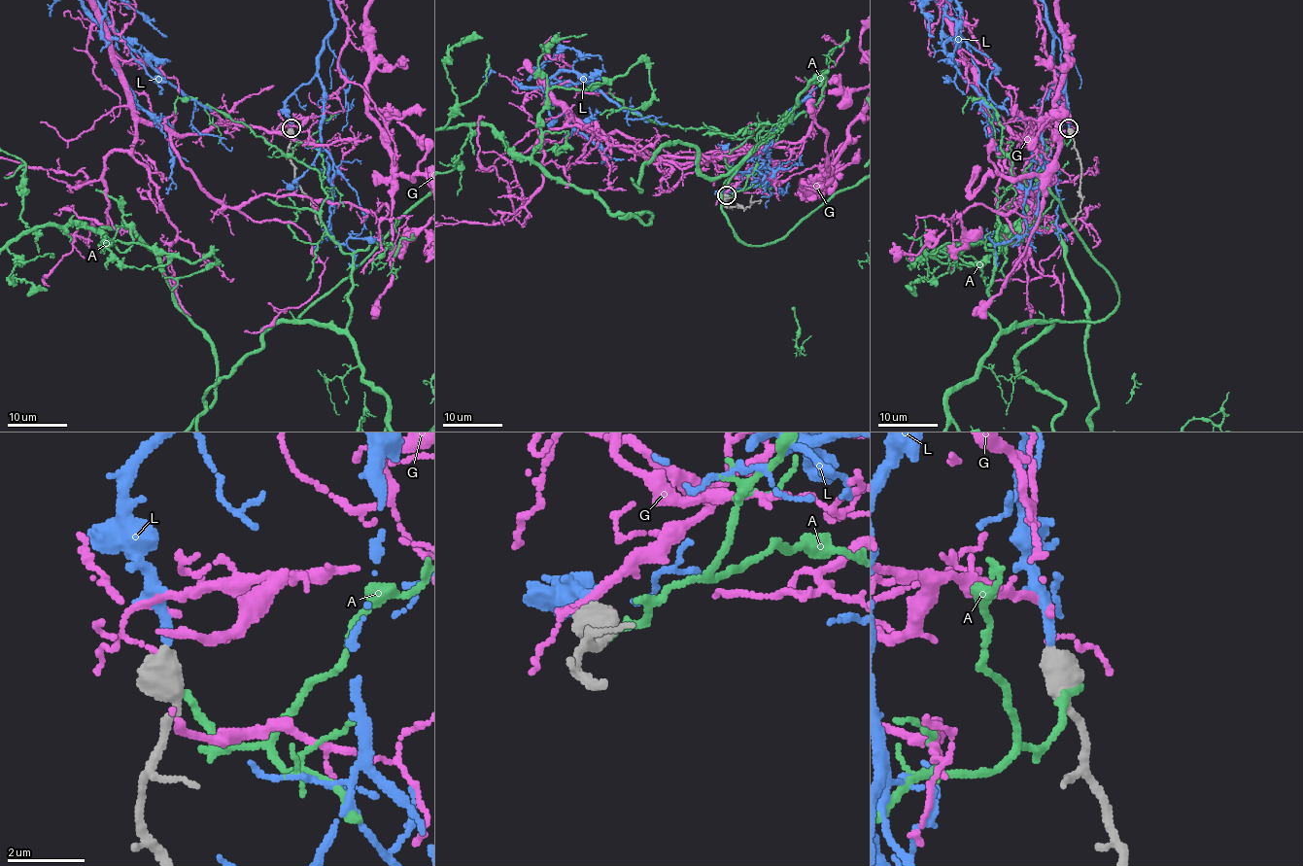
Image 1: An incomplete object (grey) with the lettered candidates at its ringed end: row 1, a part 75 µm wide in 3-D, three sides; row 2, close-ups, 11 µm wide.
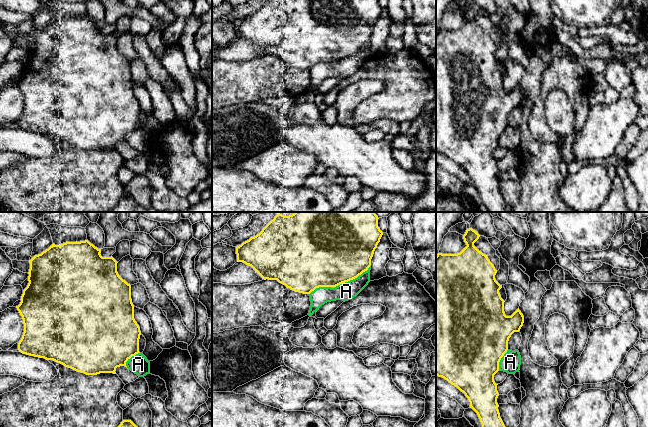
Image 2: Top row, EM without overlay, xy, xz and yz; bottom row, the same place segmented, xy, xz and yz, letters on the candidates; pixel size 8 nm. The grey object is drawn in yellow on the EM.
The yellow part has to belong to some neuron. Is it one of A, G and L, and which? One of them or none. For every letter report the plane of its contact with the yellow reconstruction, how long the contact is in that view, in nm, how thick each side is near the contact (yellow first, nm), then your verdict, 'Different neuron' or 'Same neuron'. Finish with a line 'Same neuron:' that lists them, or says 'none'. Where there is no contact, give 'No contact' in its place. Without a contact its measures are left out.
A: Touches yellow in xz. Shared border 340 nm. Thickness 500 nm (yellow) against 150 nm. Different neuron
G: No contact. Different neuron
L: No contact. Same neuron
Same neuron: L

